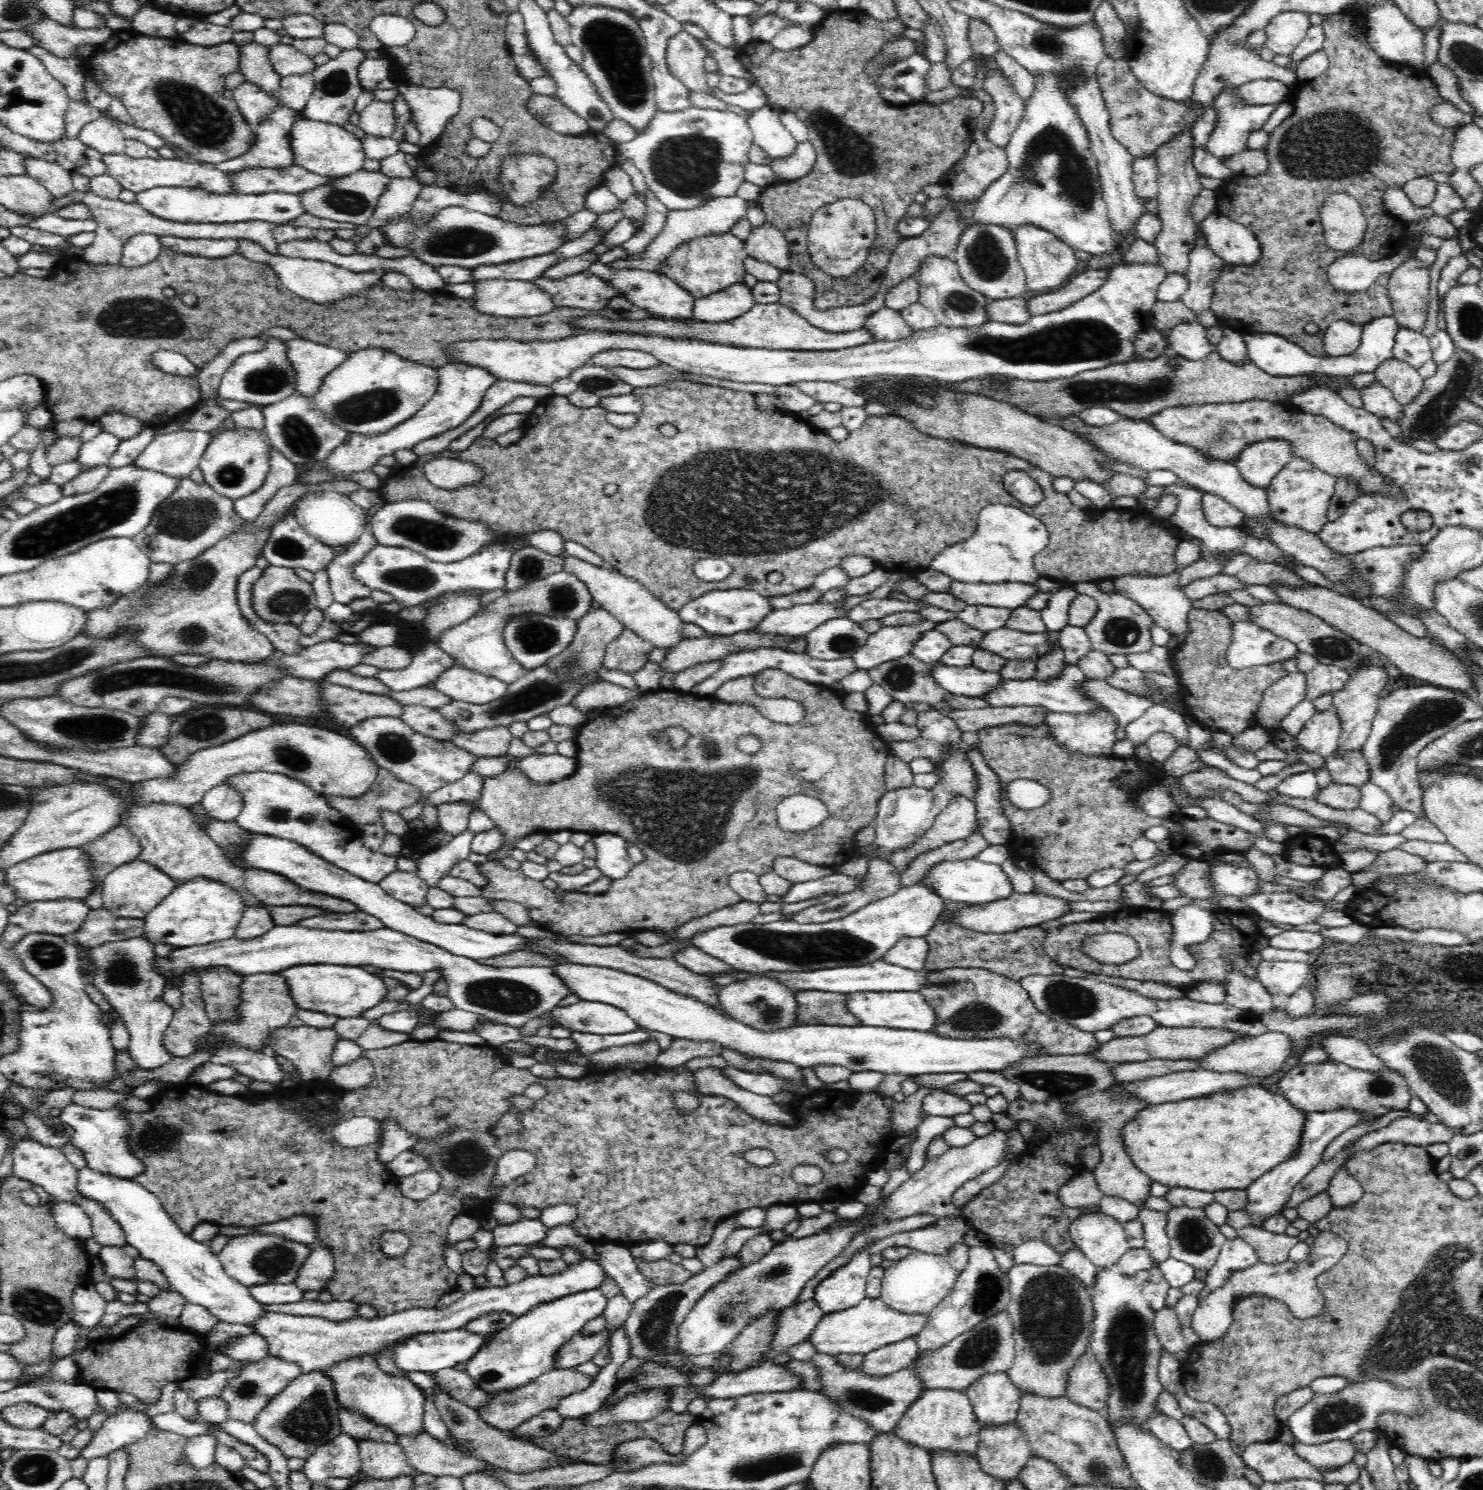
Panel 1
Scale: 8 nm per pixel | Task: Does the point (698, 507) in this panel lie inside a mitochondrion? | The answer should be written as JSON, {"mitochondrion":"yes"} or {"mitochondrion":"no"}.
{"mitochondrion":"yes"}

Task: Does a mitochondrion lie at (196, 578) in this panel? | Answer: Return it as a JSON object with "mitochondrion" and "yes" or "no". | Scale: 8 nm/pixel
{"mitochondrion":"yes"}

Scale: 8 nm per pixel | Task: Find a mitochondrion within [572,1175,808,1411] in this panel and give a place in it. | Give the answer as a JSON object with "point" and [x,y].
{"point":[728,1311]}

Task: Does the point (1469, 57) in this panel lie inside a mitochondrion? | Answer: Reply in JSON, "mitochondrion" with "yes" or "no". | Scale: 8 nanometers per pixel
{"mitochondrion":"yes"}

